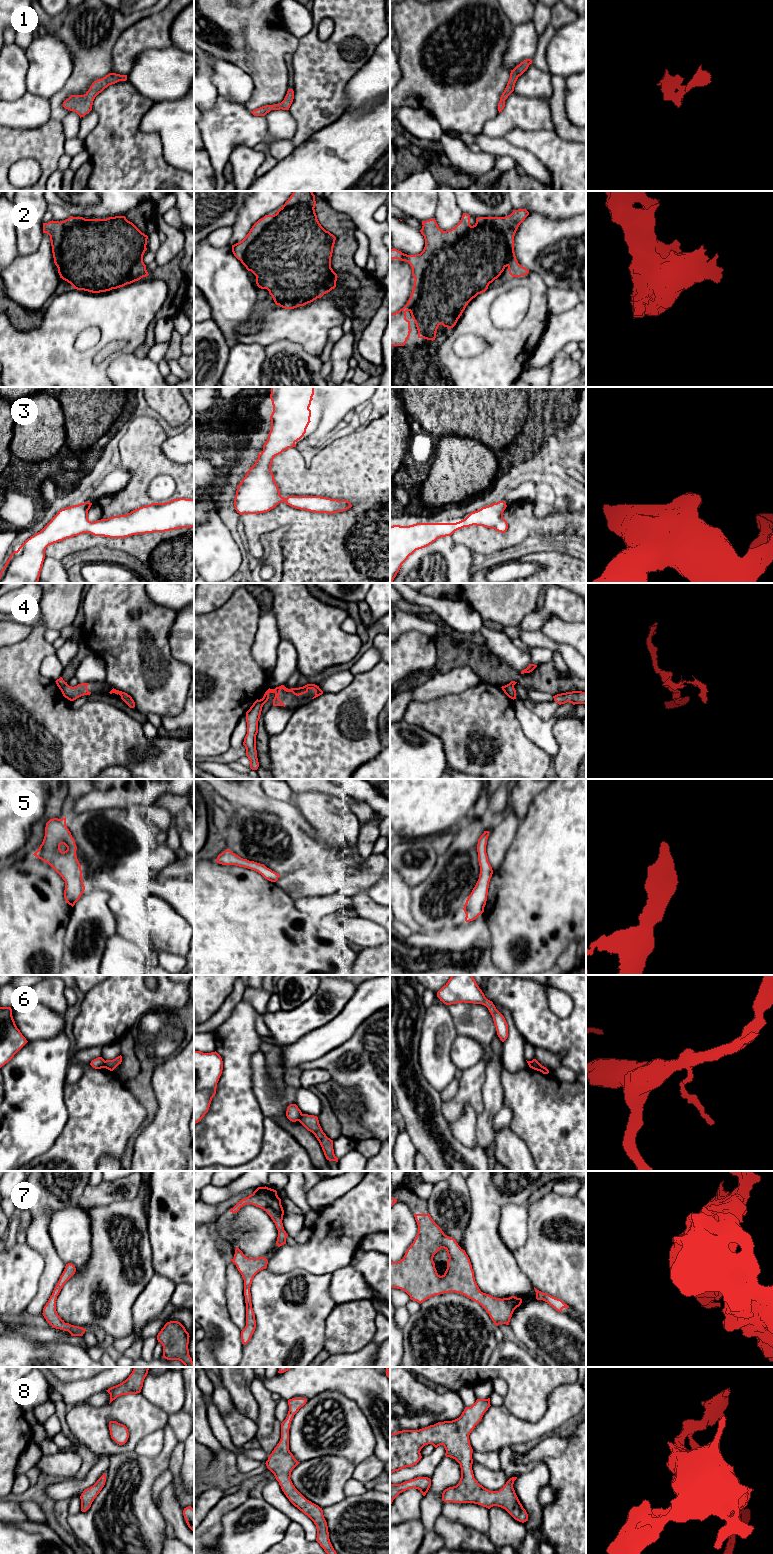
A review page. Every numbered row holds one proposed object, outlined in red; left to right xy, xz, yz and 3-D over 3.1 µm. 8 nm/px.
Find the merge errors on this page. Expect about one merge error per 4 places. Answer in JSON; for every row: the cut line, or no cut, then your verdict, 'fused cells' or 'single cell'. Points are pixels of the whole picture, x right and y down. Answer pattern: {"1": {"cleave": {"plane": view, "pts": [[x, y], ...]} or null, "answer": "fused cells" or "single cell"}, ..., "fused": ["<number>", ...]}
{"1": {"cleave": null, "answer": "single cell"}, "2": {"cleave": null, "answer": "single cell"}, "3": {"cleave": null, "answer": "single cell"}, "4": {"cleave": {"plane": "xy", "pts": [[67, 684], [61, 690]]}, "answer": "fused cells"}, "5": {"cleave": null, "answer": "single cell"}, "6": {"cleave": {"plane": "xy", "pts": [[105, 1061], [103, 1067]]}, "answer": "fused cells"}, "7": {"cleave": null, "answer": "single cell"}, "8": {"cleave": null, "answer": "single cell"}, "fused": ["4", "6"]}

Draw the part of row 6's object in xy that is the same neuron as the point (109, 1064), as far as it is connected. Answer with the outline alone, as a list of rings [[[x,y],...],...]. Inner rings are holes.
[[[118,1056],[113,1060],[106,1060],[104,1064],[104,1068],[113,1071],[119,1064],[122,1062],[122,1056]]]

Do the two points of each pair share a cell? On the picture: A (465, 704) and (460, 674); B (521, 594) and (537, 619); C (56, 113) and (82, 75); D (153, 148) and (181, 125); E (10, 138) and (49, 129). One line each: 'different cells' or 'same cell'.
A: different cells
B: different cells
C: same cell
D: different cells
E: same cell

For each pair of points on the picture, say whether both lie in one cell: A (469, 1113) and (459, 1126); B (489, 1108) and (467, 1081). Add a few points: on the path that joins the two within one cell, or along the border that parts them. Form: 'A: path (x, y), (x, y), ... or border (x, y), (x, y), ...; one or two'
A: path (468, 1116), (462, 1123); one
B: border (485, 1076), (482, 1086), (483, 1110), (477, 1116); two

